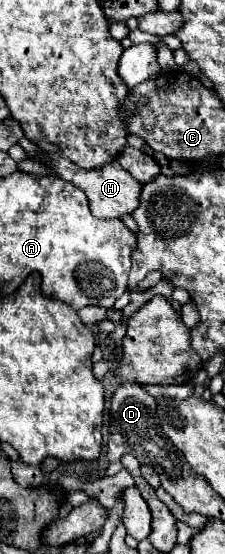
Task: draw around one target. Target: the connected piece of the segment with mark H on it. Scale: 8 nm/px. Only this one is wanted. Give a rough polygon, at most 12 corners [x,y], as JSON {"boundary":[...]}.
{"boundary":[[35,158],[89,198],[97,218],[139,204],[141,182],[117,162],[99,170]]}

